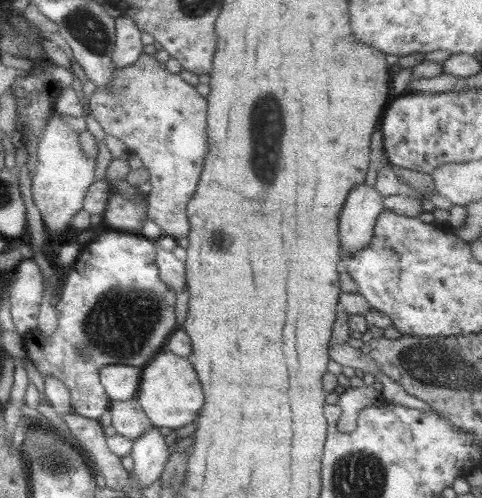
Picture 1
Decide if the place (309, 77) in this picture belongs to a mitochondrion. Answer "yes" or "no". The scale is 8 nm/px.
no

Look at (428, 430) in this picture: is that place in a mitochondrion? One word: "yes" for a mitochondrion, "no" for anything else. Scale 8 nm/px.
no

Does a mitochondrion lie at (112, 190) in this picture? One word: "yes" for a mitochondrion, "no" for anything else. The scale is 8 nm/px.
no

